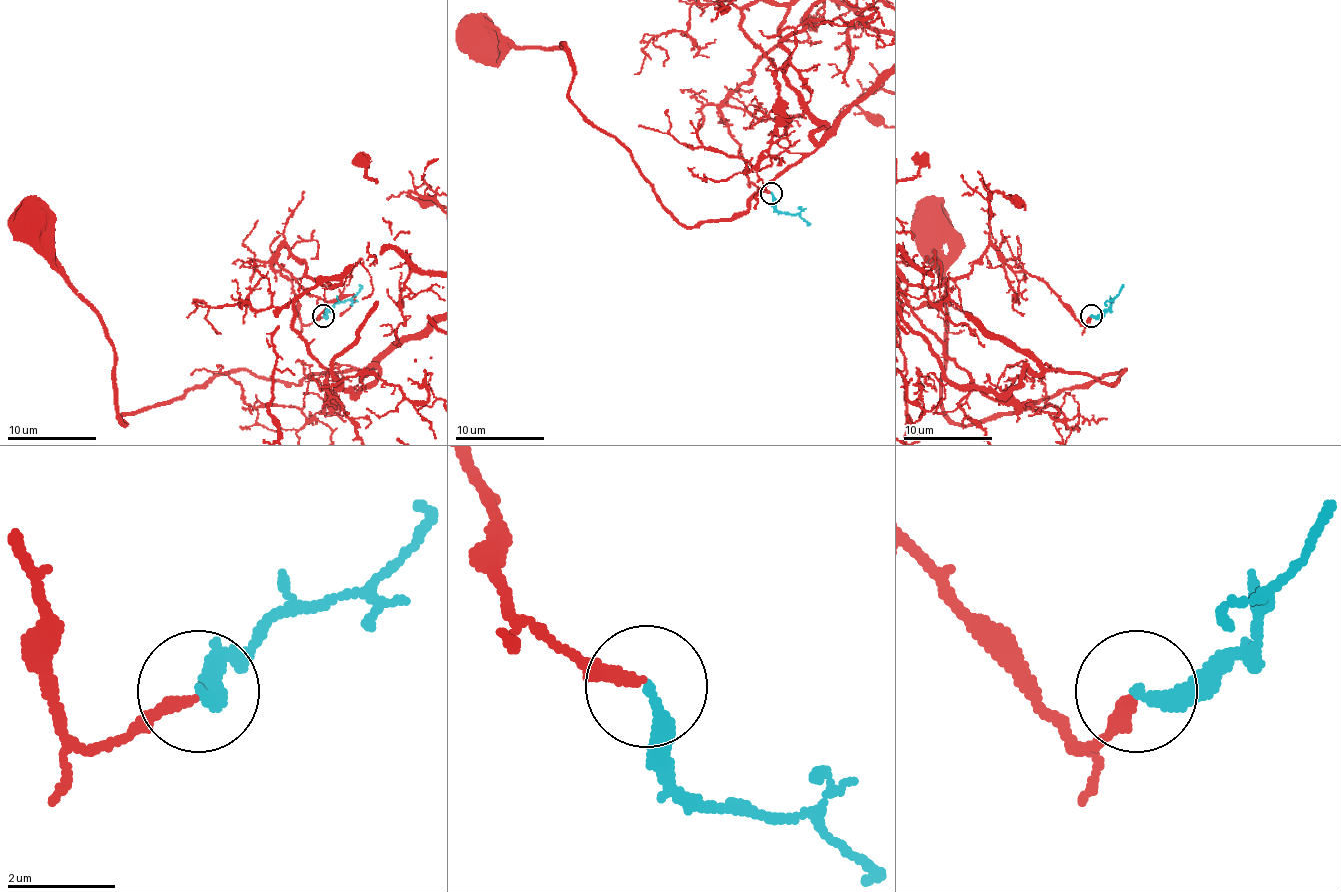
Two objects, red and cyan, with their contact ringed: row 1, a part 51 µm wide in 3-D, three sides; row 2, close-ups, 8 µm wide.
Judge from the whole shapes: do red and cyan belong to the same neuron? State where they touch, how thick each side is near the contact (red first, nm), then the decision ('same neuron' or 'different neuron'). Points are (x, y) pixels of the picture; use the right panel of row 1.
place (1091, 316); calibres 200 and 260 nm; same neuron

